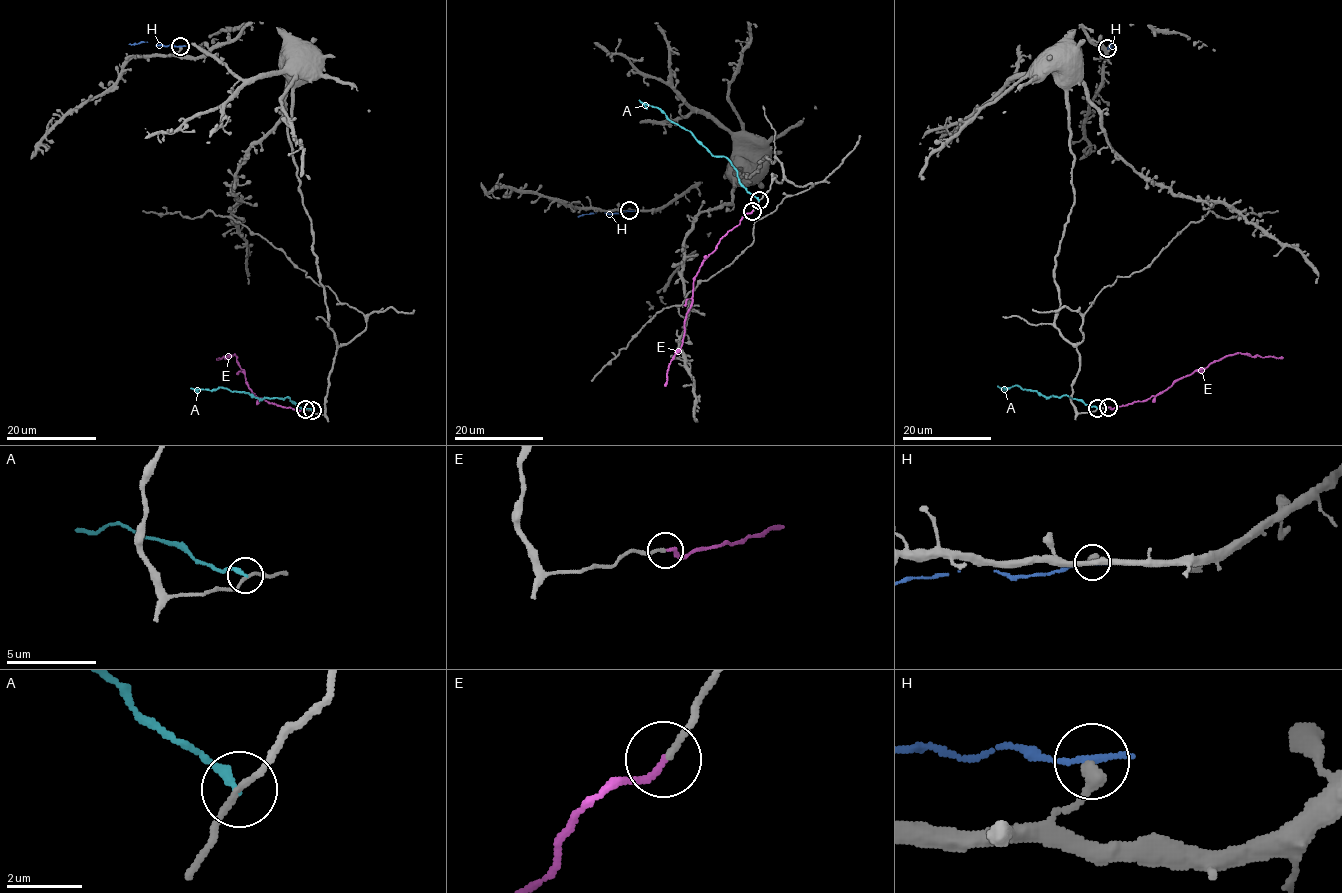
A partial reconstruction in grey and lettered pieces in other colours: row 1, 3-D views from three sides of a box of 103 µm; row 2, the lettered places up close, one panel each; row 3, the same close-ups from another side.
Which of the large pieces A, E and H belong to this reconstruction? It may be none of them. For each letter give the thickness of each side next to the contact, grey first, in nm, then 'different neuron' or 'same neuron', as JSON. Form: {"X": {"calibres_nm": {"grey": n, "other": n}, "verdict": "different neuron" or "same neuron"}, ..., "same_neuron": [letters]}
{"A": {"calibres_nm": {"grey": 150, "other": 240}, "verdict": "different neuron"}, "E": {"calibres_nm": {"grey": 160, "other": 170}, "verdict": "same neuron"}, "H": {"calibres_nm": {"grey": 360, "other": 240}, "verdict": "different neuron"}, "same_neuron": ["E"]}

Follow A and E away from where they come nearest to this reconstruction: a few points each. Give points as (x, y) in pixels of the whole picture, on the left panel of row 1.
A: (312, 410), (302, 409), (289, 398), (257, 399), (249, 393), (222, 387), (191, 387)
E: (305, 409), (296, 411), (268, 403), (251, 391), (235, 355), (217, 358)

